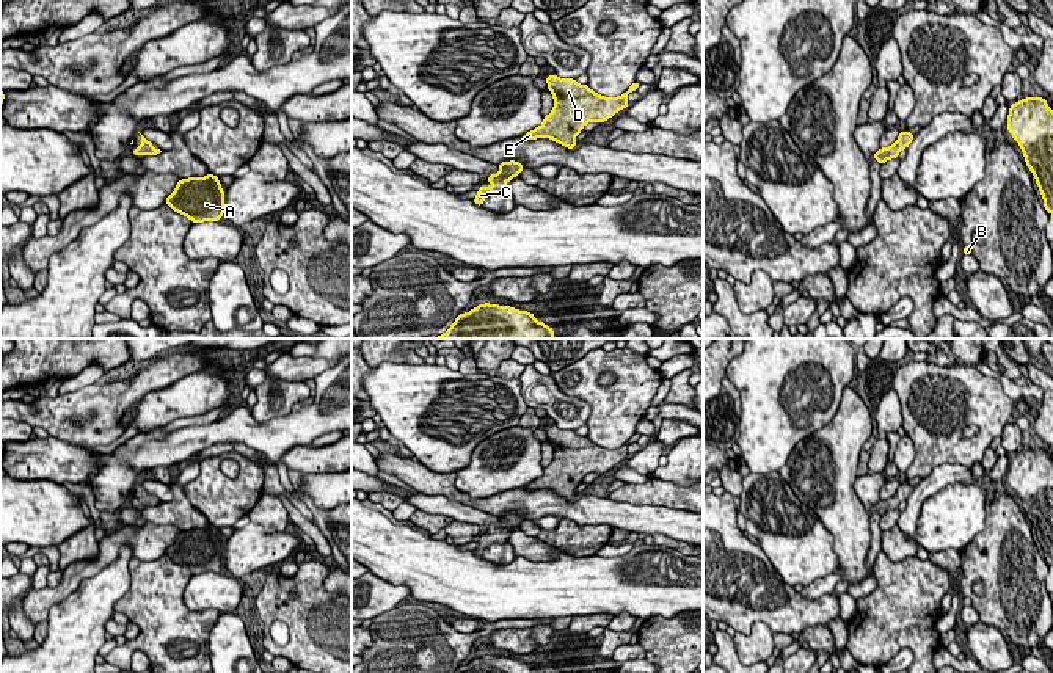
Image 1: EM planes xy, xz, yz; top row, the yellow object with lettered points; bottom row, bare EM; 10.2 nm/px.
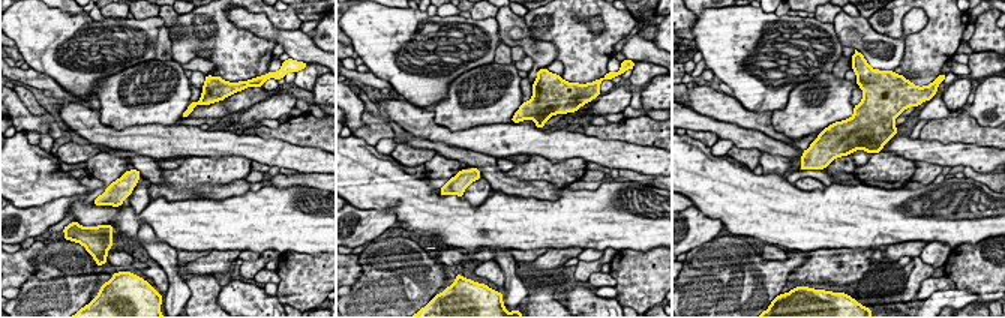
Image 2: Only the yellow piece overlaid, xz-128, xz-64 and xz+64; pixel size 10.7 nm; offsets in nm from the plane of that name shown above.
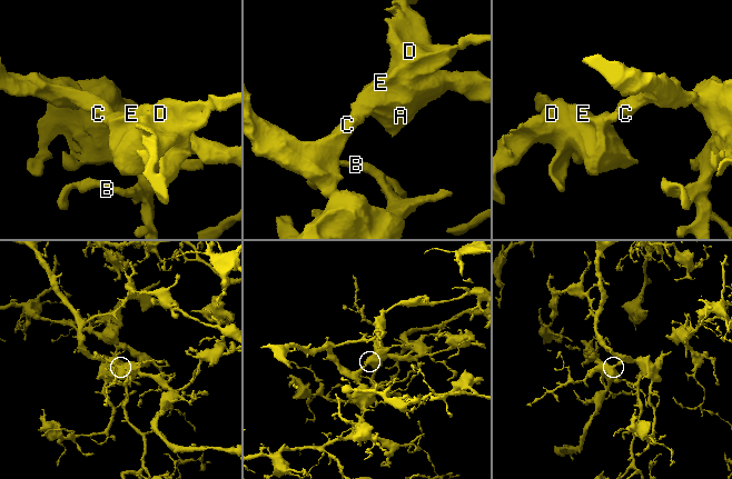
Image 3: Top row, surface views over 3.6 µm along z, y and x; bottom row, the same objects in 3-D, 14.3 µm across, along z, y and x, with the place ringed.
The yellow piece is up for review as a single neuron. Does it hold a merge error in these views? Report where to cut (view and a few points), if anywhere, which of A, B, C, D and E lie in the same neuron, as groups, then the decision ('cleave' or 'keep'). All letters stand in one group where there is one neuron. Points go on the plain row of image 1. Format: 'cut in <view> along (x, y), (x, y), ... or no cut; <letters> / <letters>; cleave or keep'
no cut; A B C D E; keep

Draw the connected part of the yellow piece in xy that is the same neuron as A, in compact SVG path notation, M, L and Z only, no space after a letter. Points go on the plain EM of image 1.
M218 527L180 530L165 555L195 574L220 573L224 565L224 543Z

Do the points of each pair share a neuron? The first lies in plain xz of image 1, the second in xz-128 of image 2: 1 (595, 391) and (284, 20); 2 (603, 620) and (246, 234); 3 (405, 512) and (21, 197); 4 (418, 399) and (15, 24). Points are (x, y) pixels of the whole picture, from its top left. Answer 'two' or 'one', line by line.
1: one
2: two
3: two
4: one

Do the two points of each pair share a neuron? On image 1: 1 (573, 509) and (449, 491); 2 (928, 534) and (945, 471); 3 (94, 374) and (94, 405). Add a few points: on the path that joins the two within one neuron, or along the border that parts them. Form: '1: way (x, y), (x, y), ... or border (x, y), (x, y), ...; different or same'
1: way (542, 504), (480, 502); same
2: border (976, 482), (948, 482), (921, 504), (918, 520); different
3: border (98, 381), (60, 396); different

